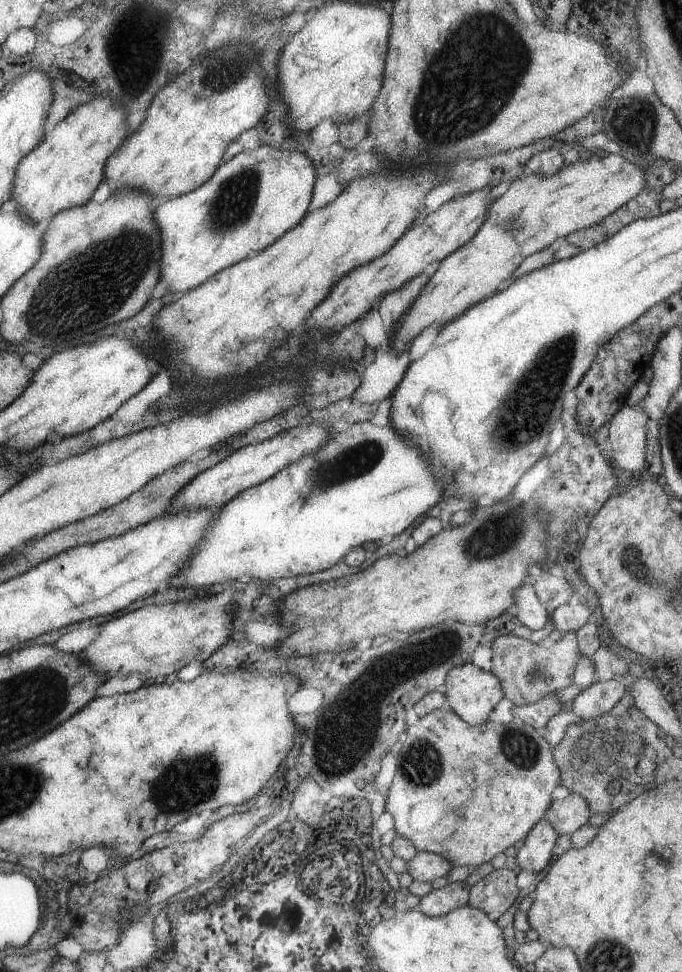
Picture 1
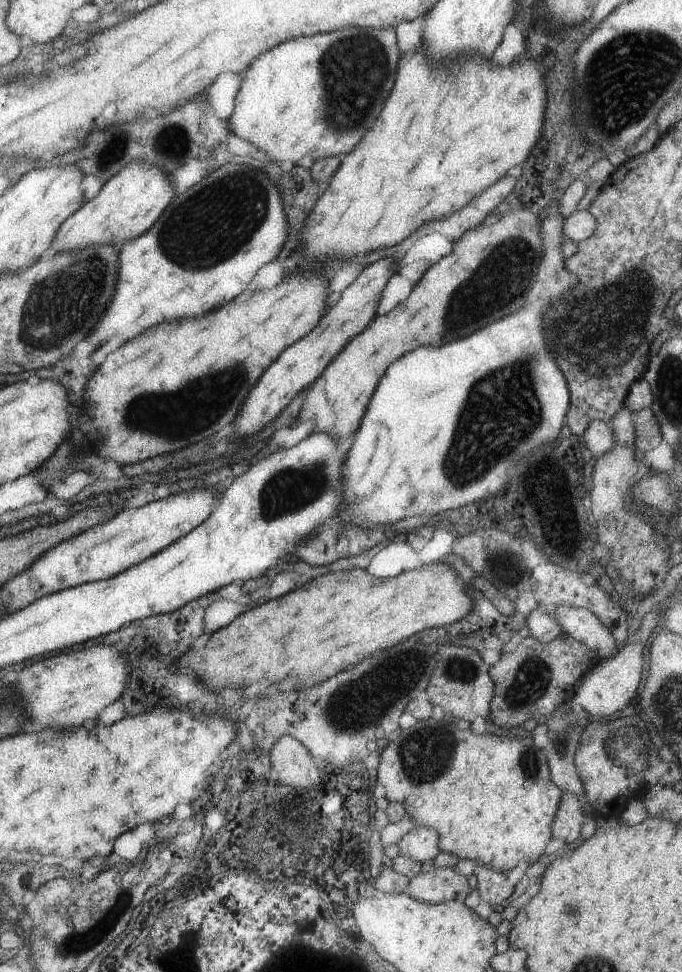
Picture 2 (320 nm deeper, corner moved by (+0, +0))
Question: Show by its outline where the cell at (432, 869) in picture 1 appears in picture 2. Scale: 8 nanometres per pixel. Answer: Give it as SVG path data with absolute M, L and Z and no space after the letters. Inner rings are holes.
M413 827L396 843L401 855L419 861L432 859L438 850L438 834L431 827Z

